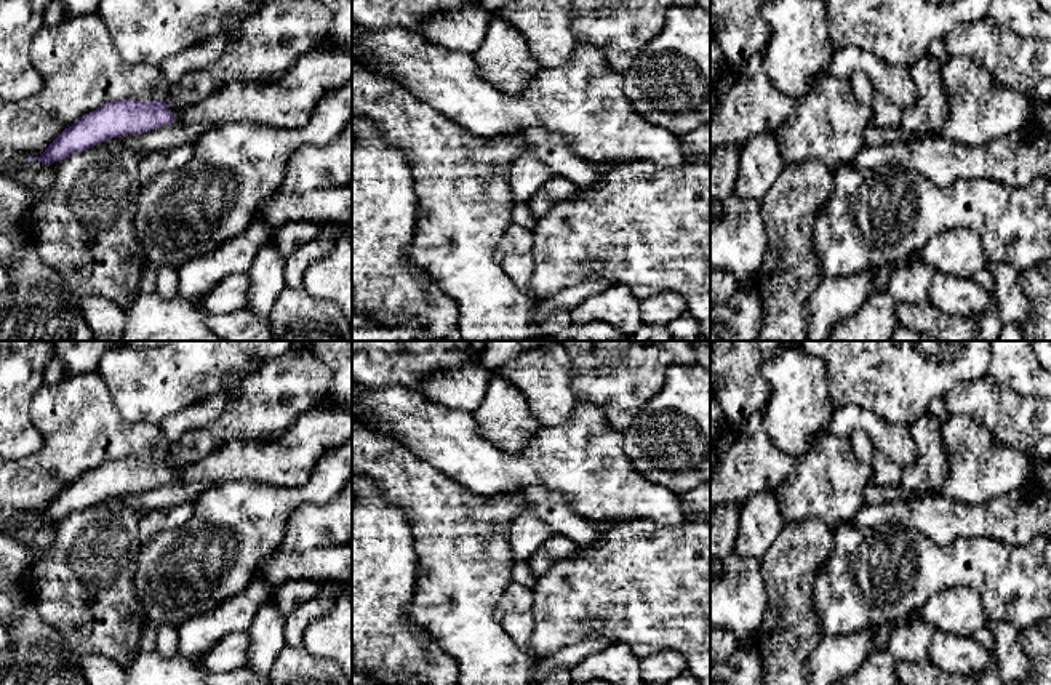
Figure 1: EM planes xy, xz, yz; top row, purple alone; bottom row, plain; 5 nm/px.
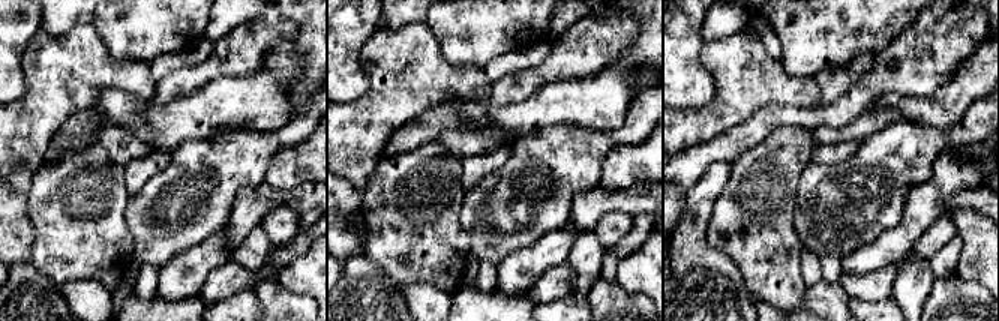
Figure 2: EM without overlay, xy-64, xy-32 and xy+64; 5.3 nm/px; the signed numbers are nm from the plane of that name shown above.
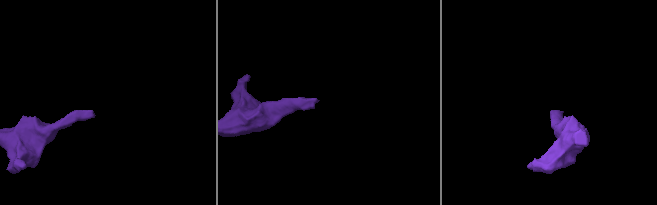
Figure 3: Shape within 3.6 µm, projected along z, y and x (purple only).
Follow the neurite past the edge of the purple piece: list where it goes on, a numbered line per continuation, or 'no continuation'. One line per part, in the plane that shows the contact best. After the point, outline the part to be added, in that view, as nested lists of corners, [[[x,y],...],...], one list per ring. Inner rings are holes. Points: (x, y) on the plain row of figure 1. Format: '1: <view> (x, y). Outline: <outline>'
1: xy (269, 400). Outline: [[[306,346],[262,363],[242,381],[218,419],[171,445],[168,467],[194,464],[230,440],[280,439],[299,416],[323,403],[331,381],[328,365]]]

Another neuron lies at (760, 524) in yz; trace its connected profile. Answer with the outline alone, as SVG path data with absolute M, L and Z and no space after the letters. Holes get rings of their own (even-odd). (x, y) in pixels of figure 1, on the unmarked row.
M773 491L753 495L739 517L739 533L734 546L734 554L747 559L761 559L785 522L779 512L779 504Z

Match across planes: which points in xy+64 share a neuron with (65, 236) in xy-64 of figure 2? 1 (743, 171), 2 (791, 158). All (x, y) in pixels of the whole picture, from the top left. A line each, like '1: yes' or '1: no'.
1: yes
2: yes

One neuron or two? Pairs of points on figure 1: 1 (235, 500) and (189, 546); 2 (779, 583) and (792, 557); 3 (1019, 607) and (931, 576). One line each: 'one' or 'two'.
1: one
2: one
3: one

